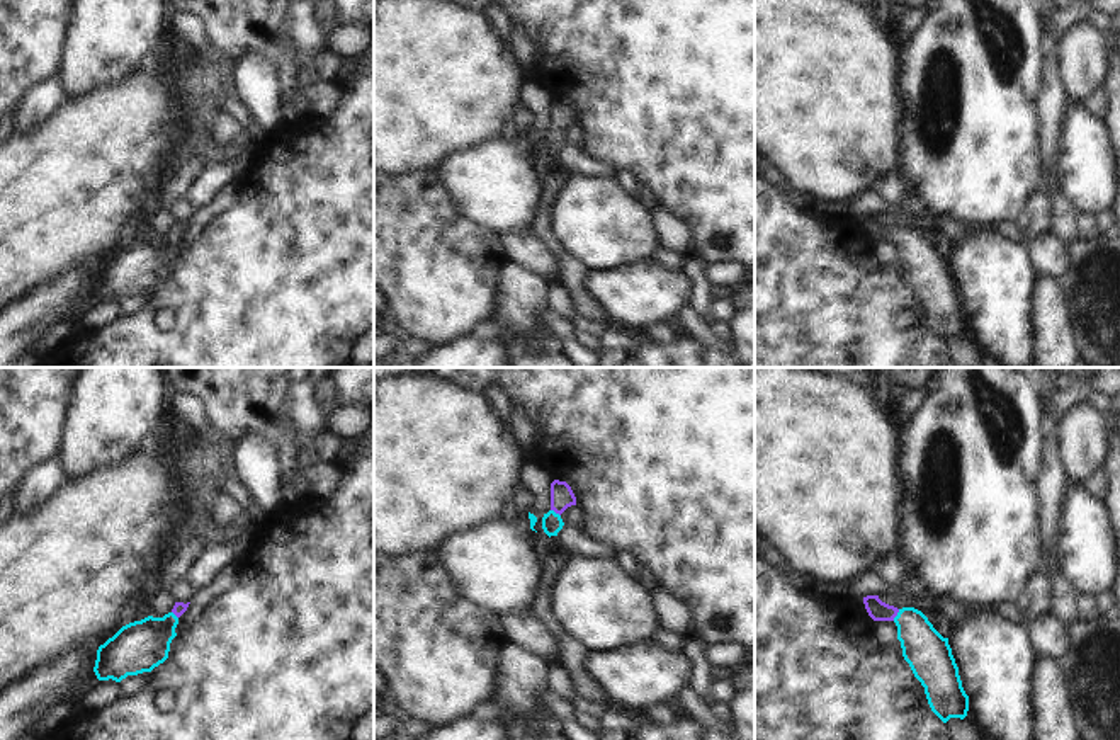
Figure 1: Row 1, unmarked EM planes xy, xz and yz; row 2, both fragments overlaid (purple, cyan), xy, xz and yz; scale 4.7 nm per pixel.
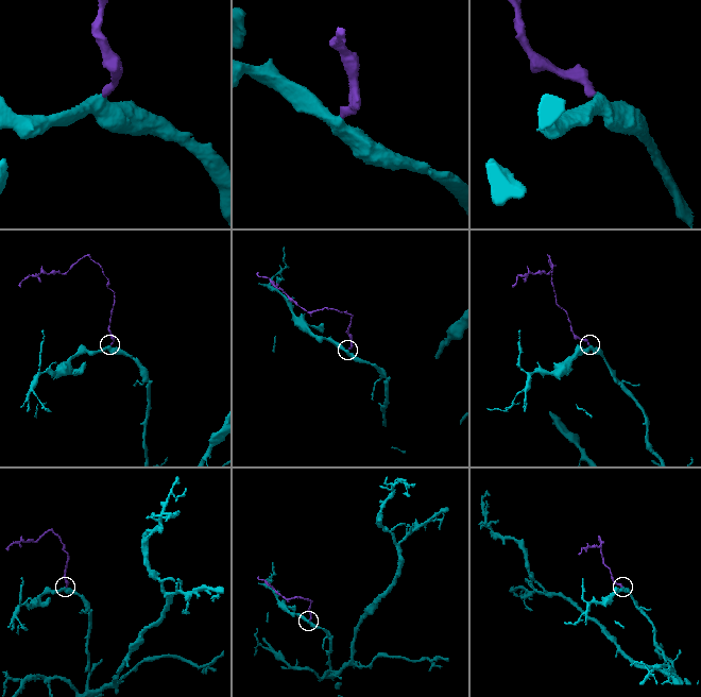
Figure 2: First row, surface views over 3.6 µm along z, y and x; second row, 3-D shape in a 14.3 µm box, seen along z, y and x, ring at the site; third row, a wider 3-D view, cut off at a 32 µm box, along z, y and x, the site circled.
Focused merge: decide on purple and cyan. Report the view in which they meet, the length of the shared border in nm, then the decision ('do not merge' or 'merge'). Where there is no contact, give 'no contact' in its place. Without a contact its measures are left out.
yz | 70 nm | merge

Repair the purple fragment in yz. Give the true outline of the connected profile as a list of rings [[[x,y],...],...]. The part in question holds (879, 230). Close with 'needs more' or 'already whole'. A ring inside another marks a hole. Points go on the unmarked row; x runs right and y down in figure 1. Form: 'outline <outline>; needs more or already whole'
outline [[[879,214],[863,216],[863,223],[874,240],[896,242],[902,276],[925,306],[931,330],[943,342],[950,337],[964,339],[969,330],[969,315],[962,306],[948,257],[943,257],[914,226],[897,228],[882,221]]]; needs more

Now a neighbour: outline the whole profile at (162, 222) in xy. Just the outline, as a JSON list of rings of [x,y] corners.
[[[165,206],[165,208],[160,208],[156,213],[153,213],[148,223],[150,223],[150,235],[163,236],[165,233],[172,231],[175,225],[175,218],[170,208]]]

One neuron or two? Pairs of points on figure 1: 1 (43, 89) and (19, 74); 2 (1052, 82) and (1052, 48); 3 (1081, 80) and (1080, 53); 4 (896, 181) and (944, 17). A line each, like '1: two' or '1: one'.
1: two
2: one
3: one
4: two

